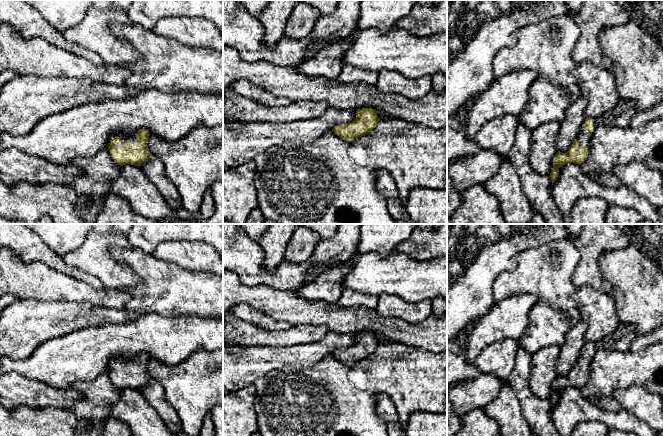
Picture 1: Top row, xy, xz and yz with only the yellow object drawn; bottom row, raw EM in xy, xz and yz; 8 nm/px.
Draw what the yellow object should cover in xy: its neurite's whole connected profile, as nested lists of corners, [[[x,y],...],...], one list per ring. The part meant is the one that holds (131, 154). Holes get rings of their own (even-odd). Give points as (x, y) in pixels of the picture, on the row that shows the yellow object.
[[[147,129],[128,136],[113,134],[108,145],[112,159],[121,166],[130,164],[139,167],[153,156],[147,145],[149,136]]]

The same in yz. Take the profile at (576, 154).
[[[620,99],[615,107],[606,114],[596,119],[586,118],[569,150],[566,153],[560,151],[556,153],[550,173],[552,185],[559,176],[559,168],[561,166],[569,163],[581,165],[587,159],[592,135],[598,126],[629,127],[636,113],[635,104],[632,101]]]

